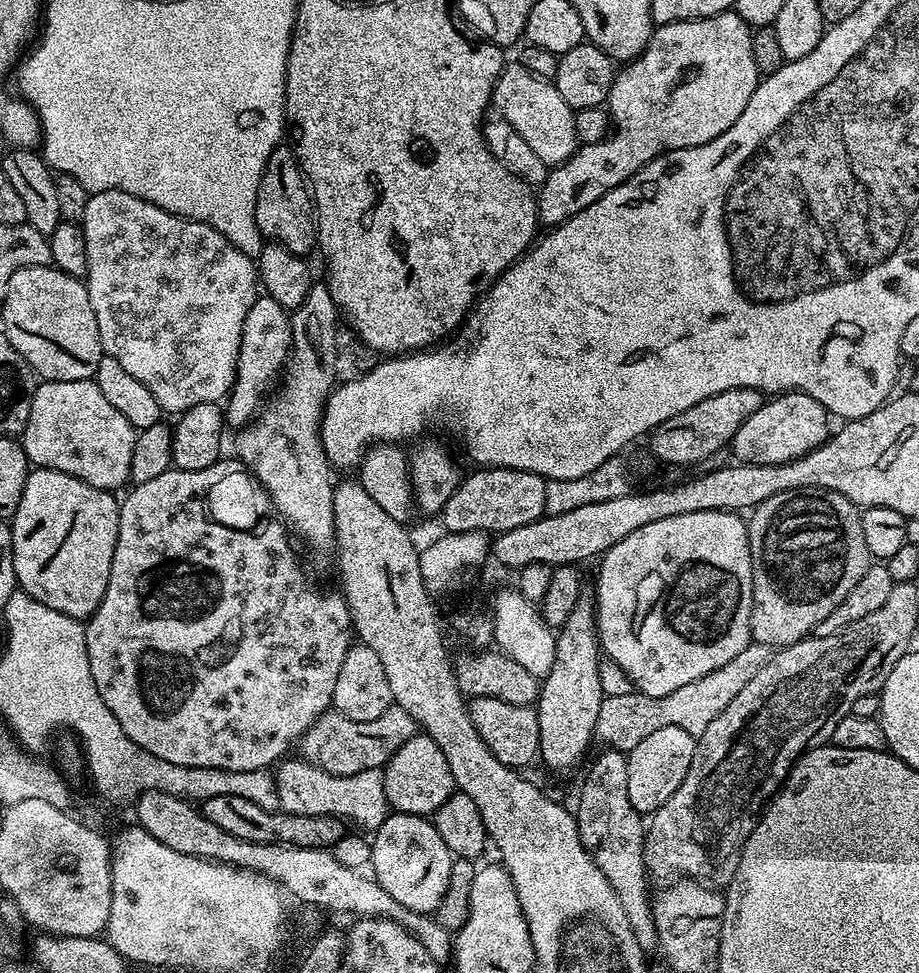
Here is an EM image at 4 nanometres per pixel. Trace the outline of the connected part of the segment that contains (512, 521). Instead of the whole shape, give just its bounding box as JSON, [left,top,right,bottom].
[438,468,547,534]

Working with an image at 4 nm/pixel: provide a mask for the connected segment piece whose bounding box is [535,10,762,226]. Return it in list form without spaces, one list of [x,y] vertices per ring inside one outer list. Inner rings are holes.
[[[735,10],[719,12],[713,16],[698,18],[697,20],[683,20],[682,22],[670,22],[669,24],[659,25],[659,27],[653,31],[652,37],[648,40],[648,45],[642,50],[642,54],[637,56],[636,59],[631,61],[627,66],[621,67],[619,71],[617,71],[614,82],[610,86],[610,94],[606,101],[606,111],[610,117],[610,134],[593,144],[580,144],[576,149],[576,153],[570,158],[566,158],[566,162],[549,167],[548,176],[539,184],[538,191],[535,193],[536,214],[539,223],[541,225],[548,224],[547,226],[555,226],[566,222],[571,216],[578,214],[582,210],[586,210],[586,206],[598,202],[598,198],[602,198],[607,192],[614,190],[622,182],[629,180],[639,168],[644,167],[645,164],[649,164],[649,162],[656,159],[657,156],[663,156],[664,153],[673,152],[679,148],[702,146],[706,142],[718,138],[718,134],[730,130],[730,126],[734,126],[734,122],[738,122],[742,110],[746,110],[746,106],[754,94],[756,85],[759,84],[762,79],[762,73],[754,66],[752,34],[753,29]]]

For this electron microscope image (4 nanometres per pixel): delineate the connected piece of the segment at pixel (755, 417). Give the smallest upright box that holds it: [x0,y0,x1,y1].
[730,390,830,464]

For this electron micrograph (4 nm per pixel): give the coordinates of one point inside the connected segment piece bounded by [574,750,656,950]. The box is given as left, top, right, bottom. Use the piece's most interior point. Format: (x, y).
(611, 830)

